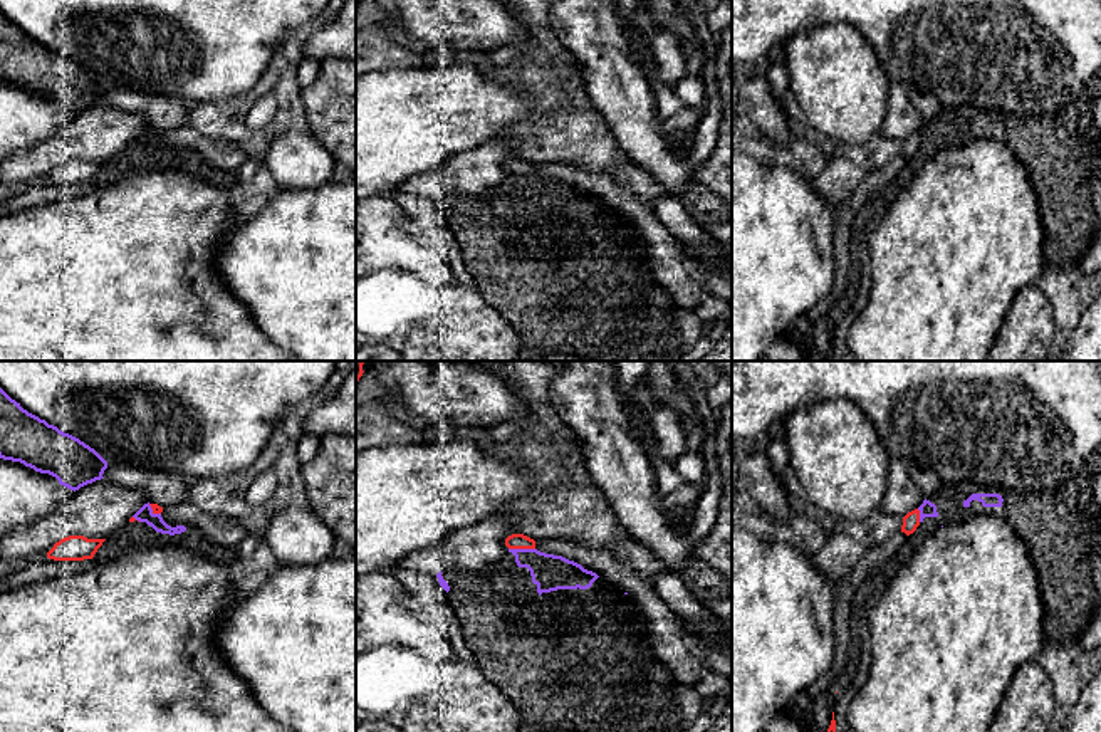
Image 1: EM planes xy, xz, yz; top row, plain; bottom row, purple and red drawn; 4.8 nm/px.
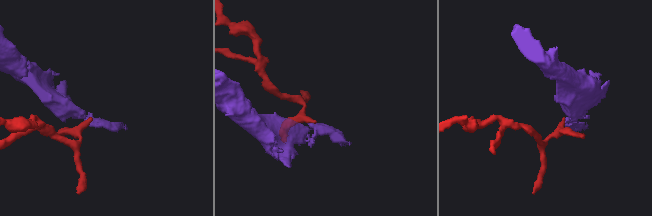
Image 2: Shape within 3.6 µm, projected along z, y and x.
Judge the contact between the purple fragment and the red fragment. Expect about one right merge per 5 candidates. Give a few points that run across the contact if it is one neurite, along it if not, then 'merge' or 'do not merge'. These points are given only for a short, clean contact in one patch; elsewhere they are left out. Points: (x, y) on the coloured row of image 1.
do not merge

